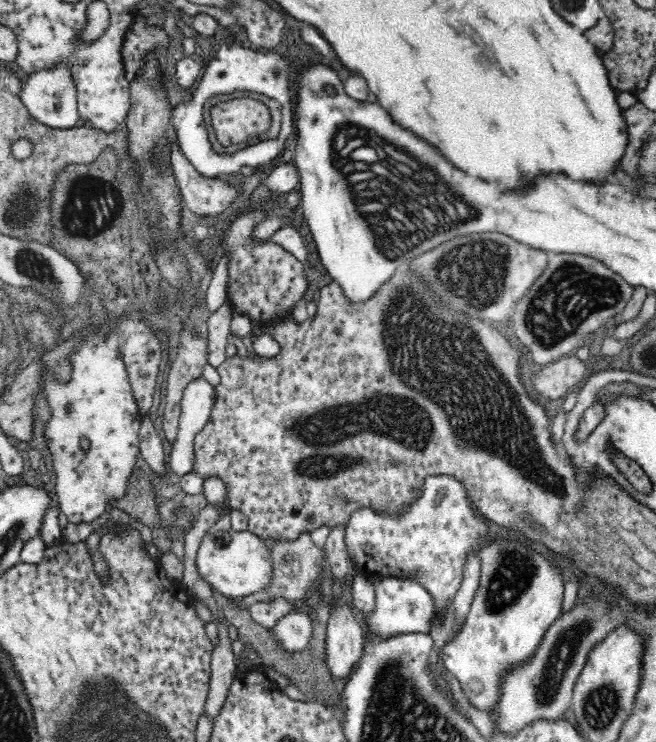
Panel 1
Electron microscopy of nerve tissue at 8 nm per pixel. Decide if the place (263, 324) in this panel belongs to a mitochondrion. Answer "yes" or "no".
no

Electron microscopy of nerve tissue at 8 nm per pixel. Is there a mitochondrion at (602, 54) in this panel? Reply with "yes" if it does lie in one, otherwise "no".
no

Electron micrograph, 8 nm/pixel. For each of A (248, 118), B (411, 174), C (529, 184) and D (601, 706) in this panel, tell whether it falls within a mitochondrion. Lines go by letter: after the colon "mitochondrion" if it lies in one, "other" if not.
A: mitochondrion
B: mitochondrion
C: other
D: mitochondrion

